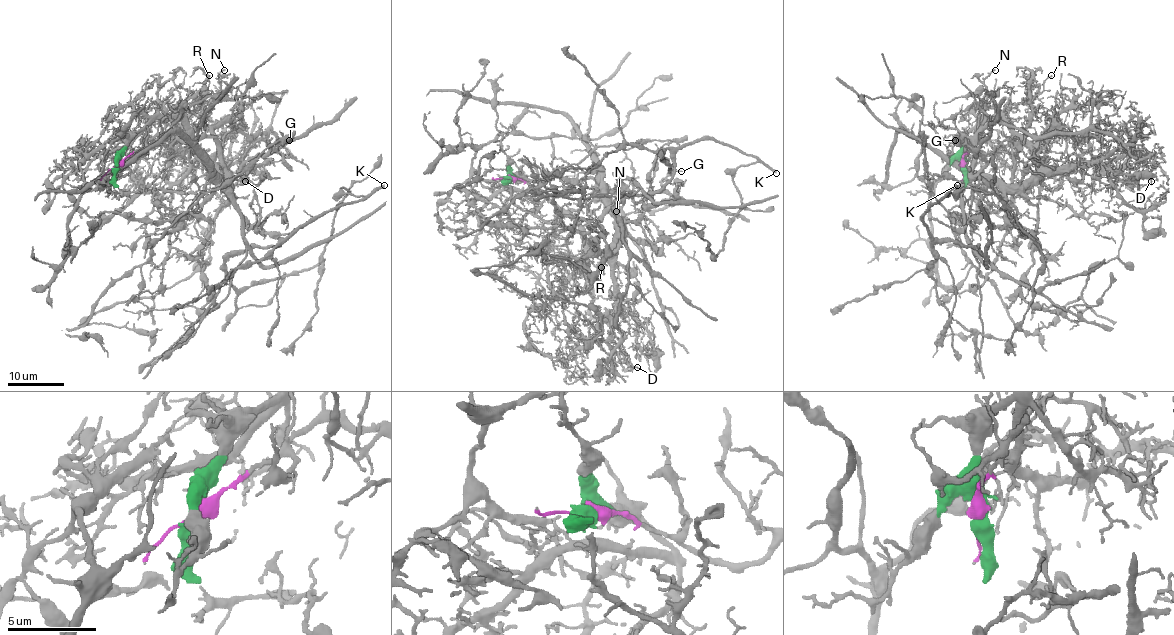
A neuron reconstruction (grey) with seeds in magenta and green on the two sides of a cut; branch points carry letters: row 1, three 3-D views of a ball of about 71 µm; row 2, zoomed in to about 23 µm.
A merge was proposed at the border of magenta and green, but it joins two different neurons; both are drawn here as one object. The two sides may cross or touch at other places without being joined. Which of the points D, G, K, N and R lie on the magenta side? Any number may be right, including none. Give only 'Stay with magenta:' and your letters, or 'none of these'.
Stay with magenta: G, K, N

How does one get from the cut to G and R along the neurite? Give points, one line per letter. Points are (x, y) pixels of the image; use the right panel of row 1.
G: (963, 165), (963, 156), (978, 136), (967, 144), (964, 137), (974, 147), (974, 175), (985, 164), (955, 140)
R: (964, 165), (963, 139), (982, 119), (1002, 119), (1025, 131), (1031, 100), (1052, 75)

